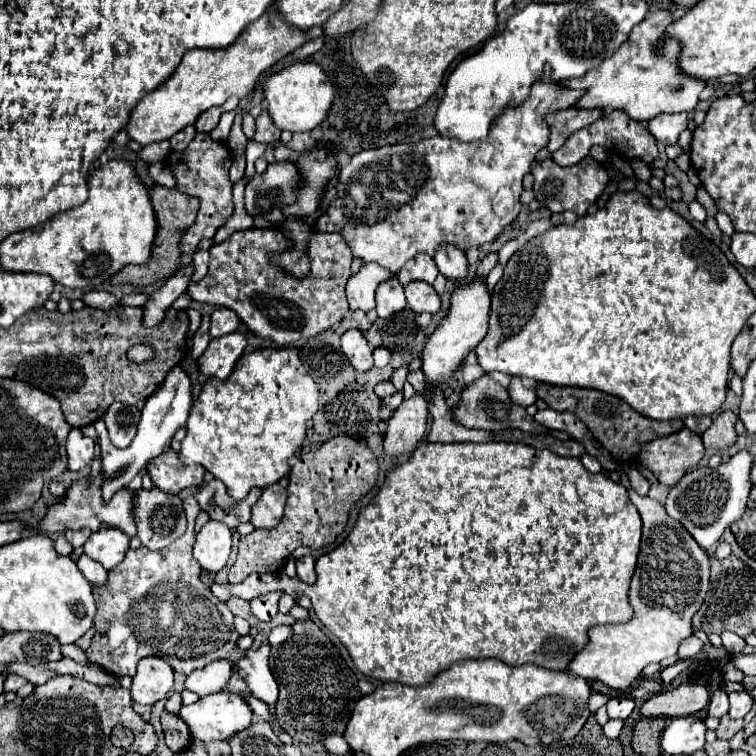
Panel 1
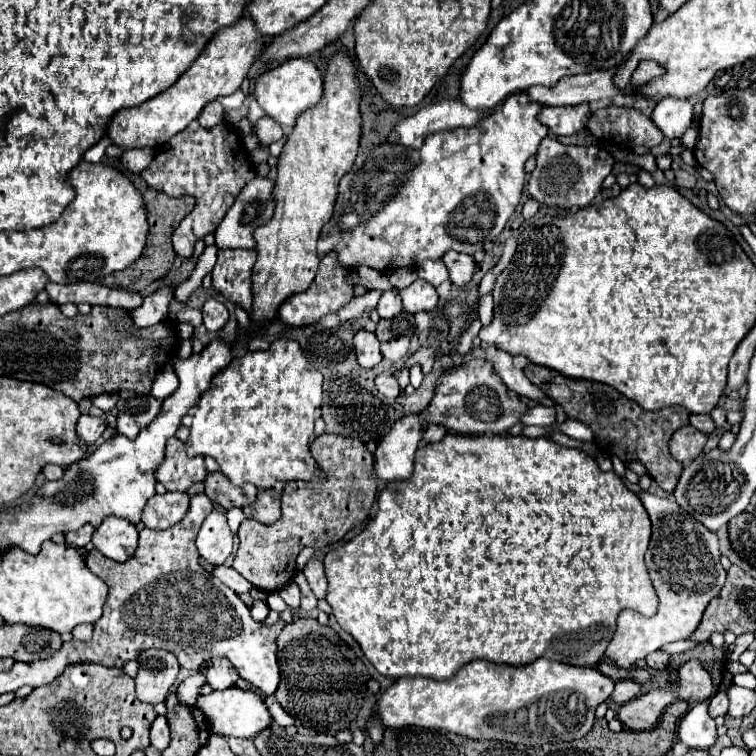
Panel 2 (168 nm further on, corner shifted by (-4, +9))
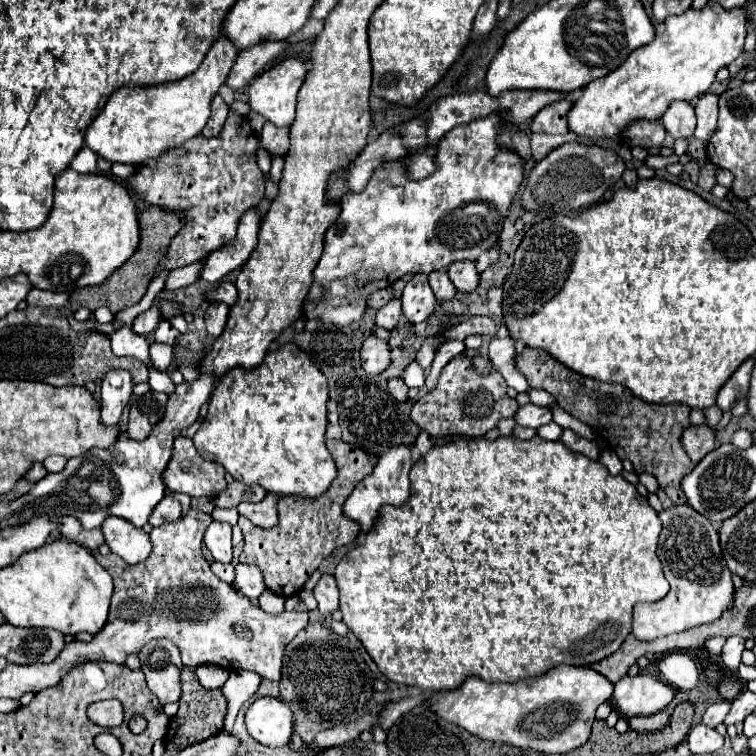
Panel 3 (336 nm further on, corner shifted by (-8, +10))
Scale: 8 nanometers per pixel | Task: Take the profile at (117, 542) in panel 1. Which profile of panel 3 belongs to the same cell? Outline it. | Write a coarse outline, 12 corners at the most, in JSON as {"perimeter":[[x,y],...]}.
{"perimeter":[[110,516],[102,532],[110,550],[128,564],[152,552],[148,534]]}

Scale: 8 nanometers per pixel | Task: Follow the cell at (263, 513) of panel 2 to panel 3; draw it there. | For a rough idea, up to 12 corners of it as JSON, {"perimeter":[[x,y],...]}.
{"perimeter":[[268,494],[258,504],[242,502],[240,516],[260,528],[278,522],[276,496]]}

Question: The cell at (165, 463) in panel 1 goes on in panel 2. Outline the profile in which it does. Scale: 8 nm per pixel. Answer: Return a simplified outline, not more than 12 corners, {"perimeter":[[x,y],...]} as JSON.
{"perimeter":[[176,437],[166,441],[156,479],[168,491],[204,481],[204,457],[188,457]]}

